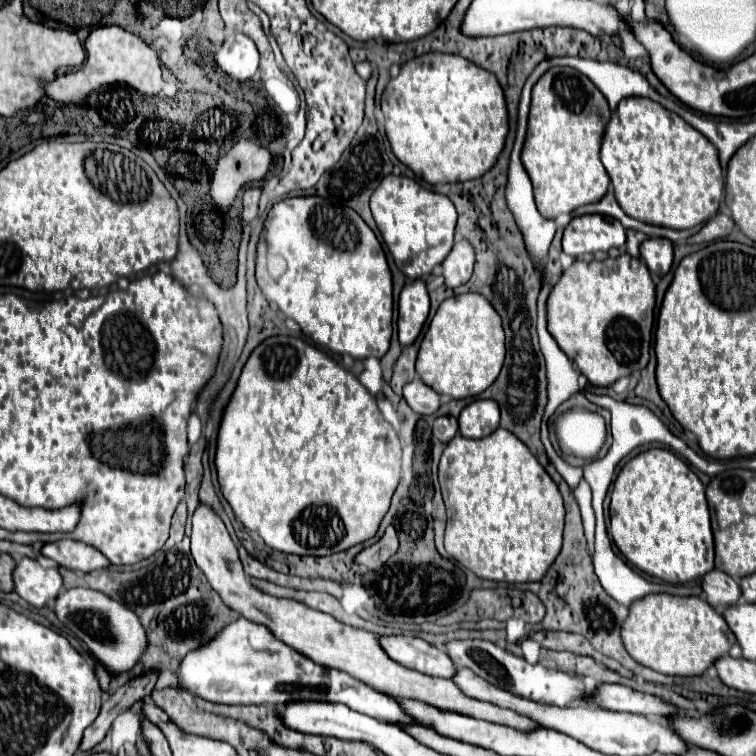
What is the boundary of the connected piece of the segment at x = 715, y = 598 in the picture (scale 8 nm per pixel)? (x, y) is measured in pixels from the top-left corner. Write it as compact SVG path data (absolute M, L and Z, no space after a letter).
M712 570L702 580L702 590L706 600L716 606L732 606L740 600L740 586L734 578L720 570Z

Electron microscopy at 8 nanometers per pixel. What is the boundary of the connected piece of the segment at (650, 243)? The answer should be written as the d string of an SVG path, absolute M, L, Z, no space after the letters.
M648 238L640 246L640 256L646 262L646 266L650 268L652 278L658 282L672 268L672 262L674 262L672 242L666 238Z

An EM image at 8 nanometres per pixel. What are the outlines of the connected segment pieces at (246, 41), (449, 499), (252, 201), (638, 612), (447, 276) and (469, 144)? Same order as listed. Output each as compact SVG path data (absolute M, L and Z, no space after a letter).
M232 34L216 50L216 64L236 80L250 80L258 70L256 44L244 34Z
M498 428L486 438L470 440L454 436L446 446L440 466L440 488L448 510L446 524L446 552L476 576L494 582L538 582L544 578L550 564L556 560L562 548L564 532L564 504L558 486L544 472L540 462L532 456L528 446L512 436L506 428Z
M246 188L244 192L244 222L252 222L258 216L258 200L260 190L258 188Z
M650 594L630 606L630 614L622 624L622 642L628 654L662 674L702 676L720 656L726 656L736 644L736 636L726 620L702 598Z
M458 240L450 252L450 256L442 262L444 266L444 280L450 288L462 286L472 276L474 266L474 248L468 240Z
M430 52L406 62L382 94L382 112L394 156L428 184L480 178L496 164L508 136L508 110L496 76L456 54Z

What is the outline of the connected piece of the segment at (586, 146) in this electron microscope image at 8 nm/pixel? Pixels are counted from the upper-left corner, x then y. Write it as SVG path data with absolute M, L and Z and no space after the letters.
M556 66L536 82L522 162L534 184L536 206L544 218L570 214L580 206L602 200L608 192L610 178L600 162L600 144L608 120L608 102L588 76Z

